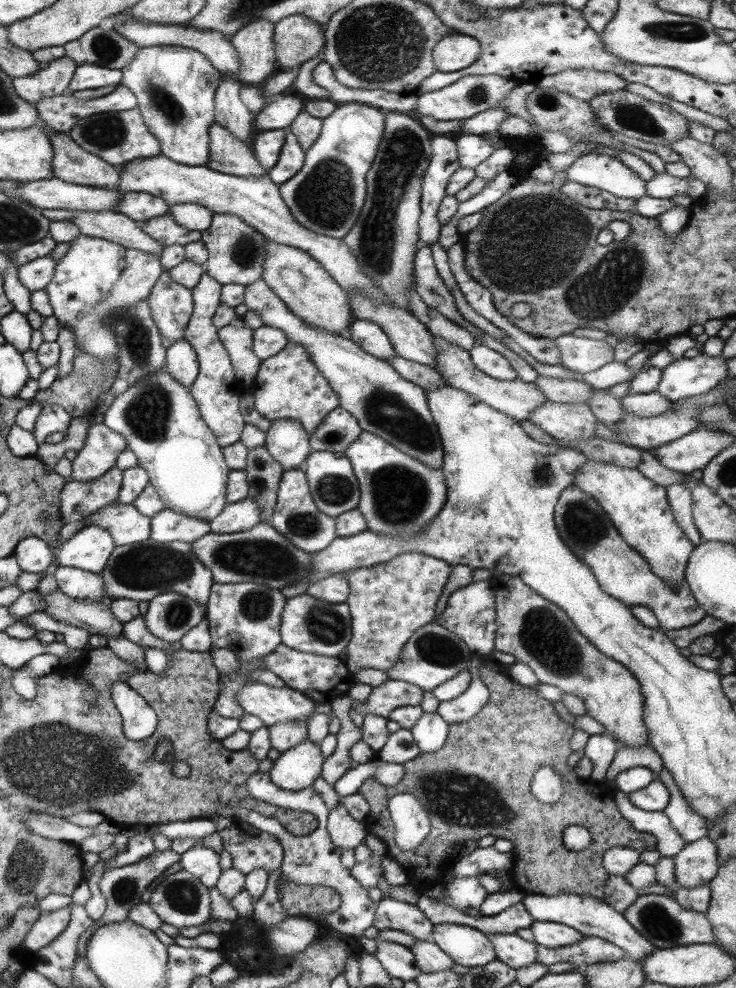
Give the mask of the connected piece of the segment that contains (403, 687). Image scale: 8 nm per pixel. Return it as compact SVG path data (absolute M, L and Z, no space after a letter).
M401 680L383 681L377 687L371 689L371 694L363 703L351 701L350 710L357 710L359 714L377 714L386 719L389 712L403 706L415 706L421 704L423 690L415 684Z

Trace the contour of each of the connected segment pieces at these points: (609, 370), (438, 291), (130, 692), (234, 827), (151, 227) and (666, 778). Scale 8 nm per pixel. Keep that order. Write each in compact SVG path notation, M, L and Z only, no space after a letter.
M621 361L608 362L607 364L601 365L598 369L587 373L572 373L575 373L577 378L581 378L585 384L597 390L611 388L611 386L615 386L619 382L631 380L636 374L635 371L631 371L627 367L627 363Z
M425 245L416 249L412 262L412 270L414 272L413 290L427 307L437 310L445 318L463 327L473 335L475 343L481 344L477 340L477 337L481 335L481 331L463 319L461 313L457 311L452 294L448 291L442 278L439 278L437 271L433 267L433 262L430 246Z
M123 682L109 687L111 701L121 716L123 736L127 740L145 740L155 730L157 717L142 696Z
M219 816L213 821L235 870L245 876L257 867L268 874L279 869L282 850L273 835L243 824L239 817Z
M169 214L140 221L138 225L146 235L163 247L173 244L185 246L189 242L200 240L201 236L201 231L191 231L179 226Z
M661 766L661 770L656 775L655 780L661 781L668 788L670 794L669 802L662 811L670 820L671 828L683 838L683 842L685 844L692 843L705 837L708 831L705 818L691 810L691 806L681 796L681 790L673 782L667 768Z

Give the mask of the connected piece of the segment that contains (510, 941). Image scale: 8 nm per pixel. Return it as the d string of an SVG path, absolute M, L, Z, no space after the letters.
M515 934L485 935L491 942L495 959L508 967L518 968L535 963L537 959L536 944L527 938Z

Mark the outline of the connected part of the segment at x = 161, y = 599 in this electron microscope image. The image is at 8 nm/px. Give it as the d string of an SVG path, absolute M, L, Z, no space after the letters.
M163 592L148 600L142 619L151 636L177 642L190 628L201 622L203 607L175 592Z

